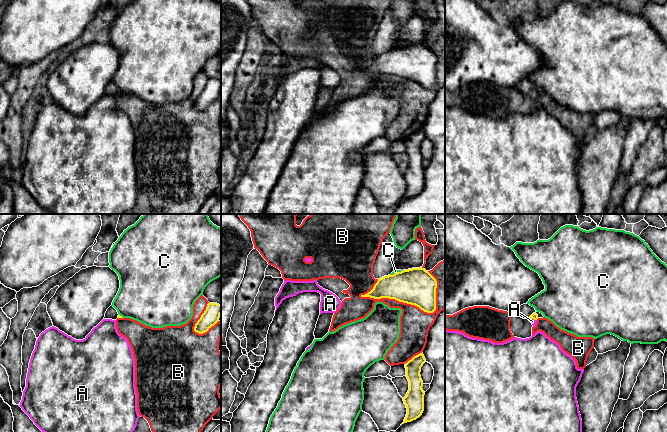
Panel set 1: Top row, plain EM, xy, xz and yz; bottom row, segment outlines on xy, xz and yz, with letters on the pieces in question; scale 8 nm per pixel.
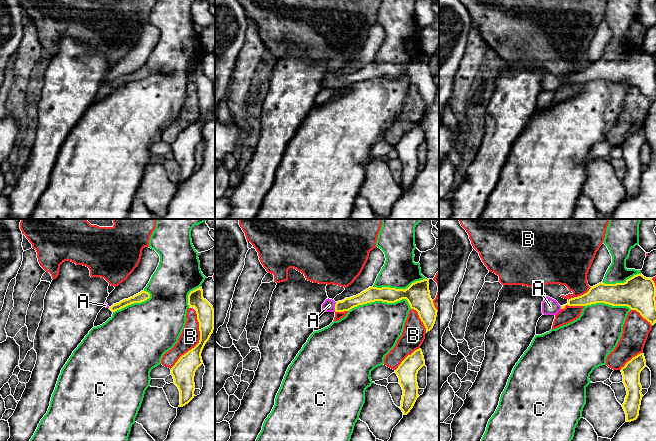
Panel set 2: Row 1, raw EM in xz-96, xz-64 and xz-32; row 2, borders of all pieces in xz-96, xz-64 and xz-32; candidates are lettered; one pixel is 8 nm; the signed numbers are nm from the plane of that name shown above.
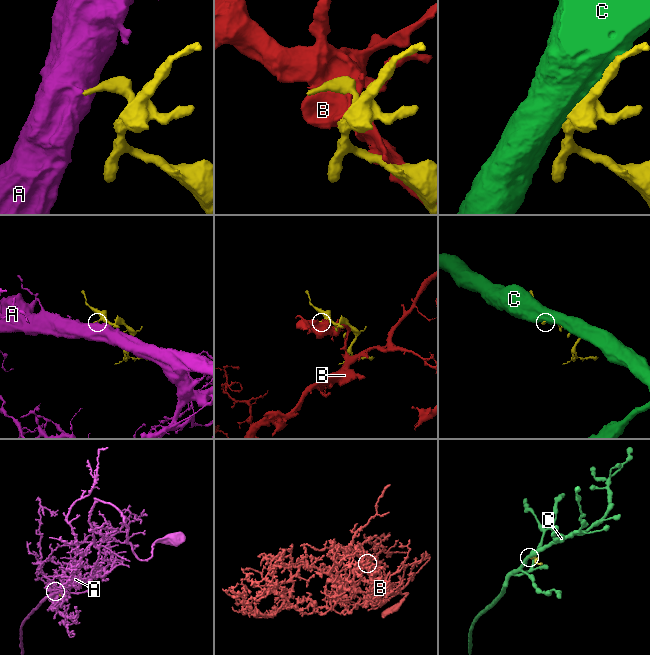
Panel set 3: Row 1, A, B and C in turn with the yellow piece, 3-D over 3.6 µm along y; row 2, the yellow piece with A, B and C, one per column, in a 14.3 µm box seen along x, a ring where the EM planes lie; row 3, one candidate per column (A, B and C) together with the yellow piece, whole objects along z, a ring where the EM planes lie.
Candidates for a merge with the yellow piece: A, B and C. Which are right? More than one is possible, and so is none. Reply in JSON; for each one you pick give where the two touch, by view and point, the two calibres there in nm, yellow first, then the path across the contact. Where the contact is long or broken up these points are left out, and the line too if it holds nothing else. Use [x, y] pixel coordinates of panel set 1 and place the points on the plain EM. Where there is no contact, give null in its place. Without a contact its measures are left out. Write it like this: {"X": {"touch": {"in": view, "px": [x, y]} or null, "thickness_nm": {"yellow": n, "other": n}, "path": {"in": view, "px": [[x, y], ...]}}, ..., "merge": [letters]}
{"A": {"touch": {"in": "yz", "px": [533, 94]}, "thickness_nm": {"yellow": 50, "other": 40}, "path": {"in": "yz", "px": [[534, 92], [533, 94], [532, 97]]}}, "merge": ["A"]}

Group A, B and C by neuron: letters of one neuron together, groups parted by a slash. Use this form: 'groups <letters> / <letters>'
groups A / B / C

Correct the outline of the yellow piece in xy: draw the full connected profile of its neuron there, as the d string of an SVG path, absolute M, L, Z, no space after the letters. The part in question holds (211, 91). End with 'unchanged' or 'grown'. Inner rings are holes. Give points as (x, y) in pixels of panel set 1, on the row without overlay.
M208 79L206 86L201 91L194 103L194 107L203 110L214 102L220 94L221 81L217 79Z; unchanged

